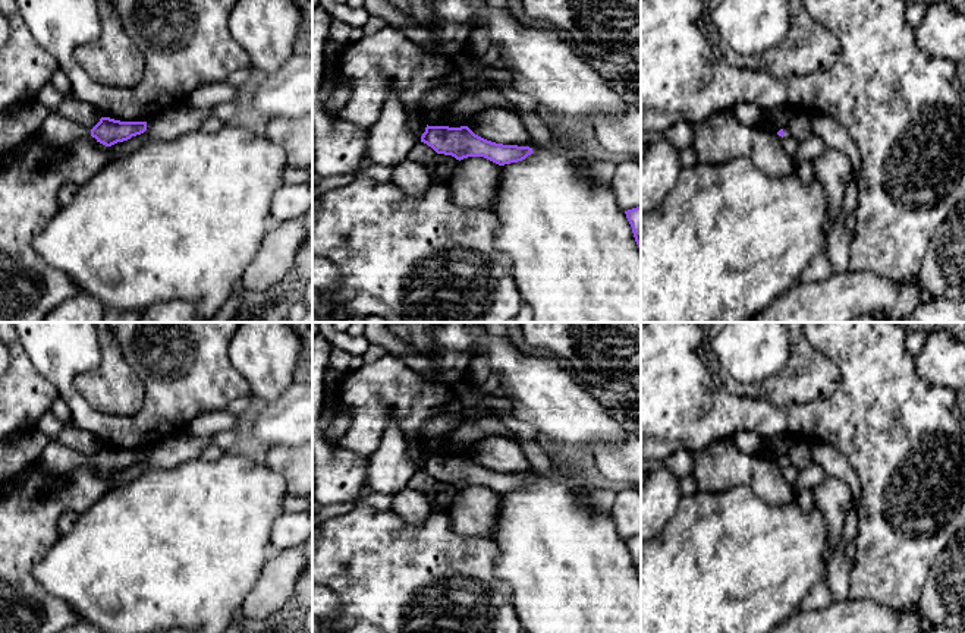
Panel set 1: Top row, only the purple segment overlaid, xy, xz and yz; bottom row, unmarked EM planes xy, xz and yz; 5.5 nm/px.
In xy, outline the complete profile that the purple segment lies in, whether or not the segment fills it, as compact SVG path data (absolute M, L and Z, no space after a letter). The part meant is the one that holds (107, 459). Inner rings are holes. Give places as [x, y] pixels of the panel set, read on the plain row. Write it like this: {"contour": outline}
{"contour": "M50 441L37 460L38 467L51 475L63 475L79 466L95 466L97 470L111 475L147 459L147 450L120 450L101 445L92 456L84 456L57 441Z"}

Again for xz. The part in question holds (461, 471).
{"contour": "M428 454L421 470L431 475L437 482L452 484L456 488L484 485L499 494L525 488L534 479L529 475L503 473L475 463L468 454Z"}

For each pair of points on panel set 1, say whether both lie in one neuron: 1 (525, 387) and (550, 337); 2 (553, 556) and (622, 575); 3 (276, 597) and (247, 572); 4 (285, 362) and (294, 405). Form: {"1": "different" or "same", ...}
{"1": "different", "2": "same", "3": "different", "4": "different"}

